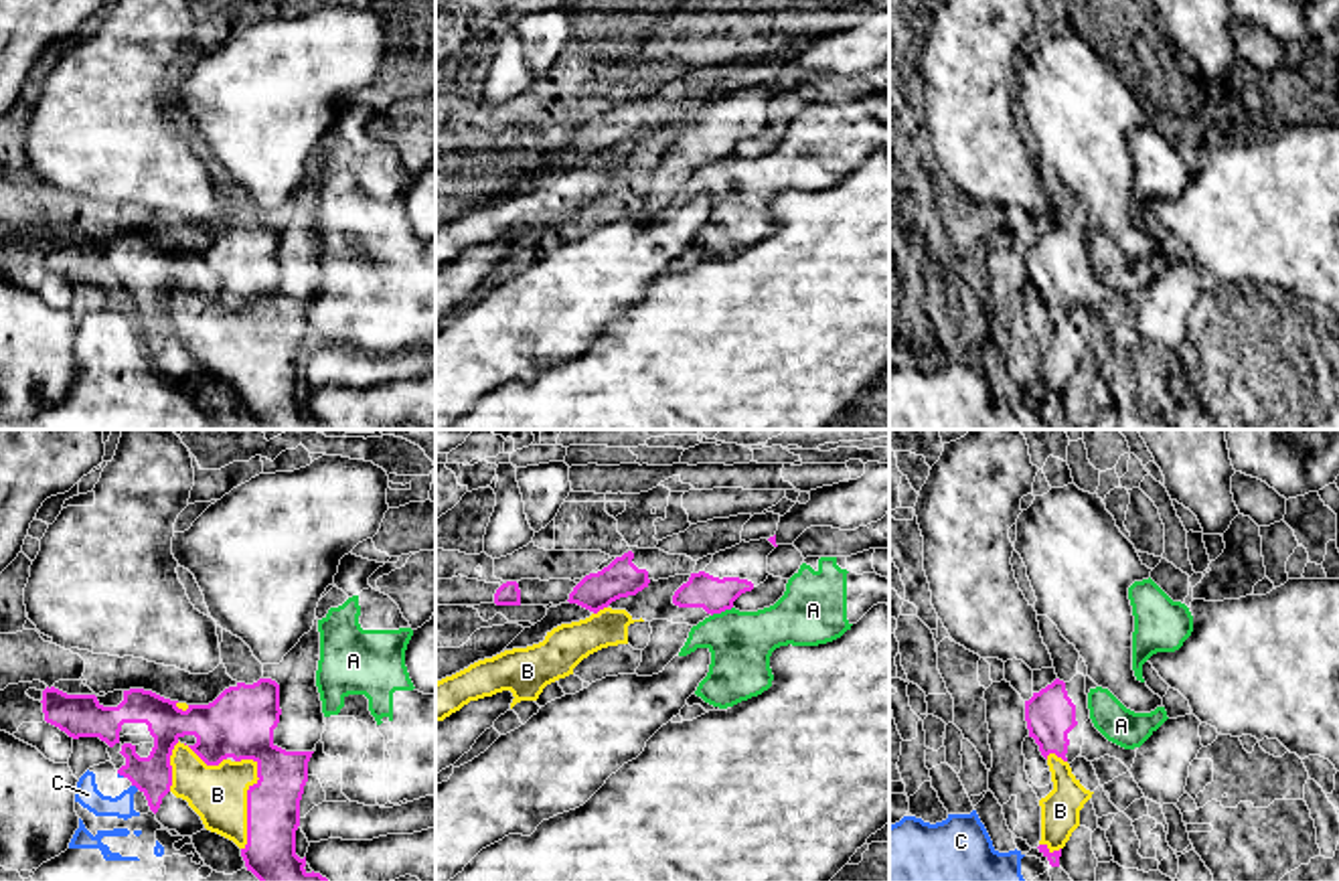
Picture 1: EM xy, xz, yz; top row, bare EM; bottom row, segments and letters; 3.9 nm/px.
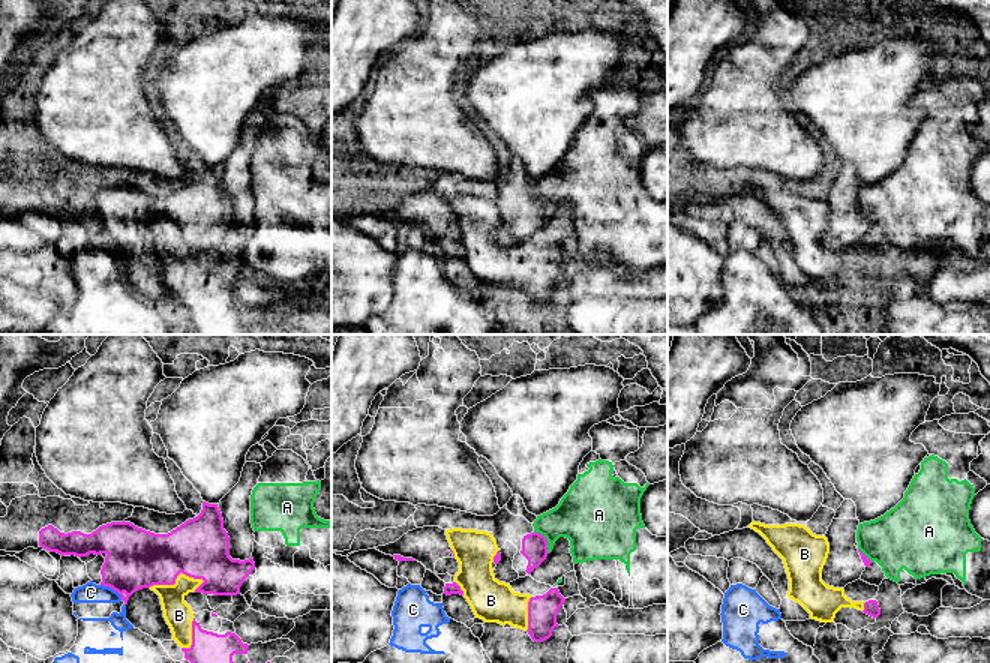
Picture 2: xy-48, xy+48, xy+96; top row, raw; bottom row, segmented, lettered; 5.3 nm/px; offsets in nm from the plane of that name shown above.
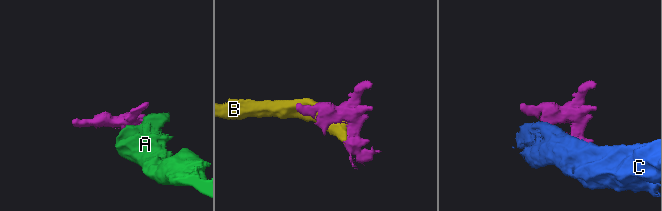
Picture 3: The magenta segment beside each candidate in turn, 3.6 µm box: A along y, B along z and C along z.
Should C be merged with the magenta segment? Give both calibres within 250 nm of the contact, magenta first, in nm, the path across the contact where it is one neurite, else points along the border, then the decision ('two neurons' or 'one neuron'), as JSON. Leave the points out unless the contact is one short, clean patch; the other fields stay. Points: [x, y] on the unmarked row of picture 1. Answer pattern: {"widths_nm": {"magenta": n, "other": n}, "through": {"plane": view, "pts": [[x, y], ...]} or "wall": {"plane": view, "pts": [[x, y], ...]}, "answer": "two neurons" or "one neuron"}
{"widths_nm": {"magenta": 150, "other": 90}, "wall": {"plane": "xy", "pts": [[132, 331], [138, 335]]}, "answer": "two neurons"}

